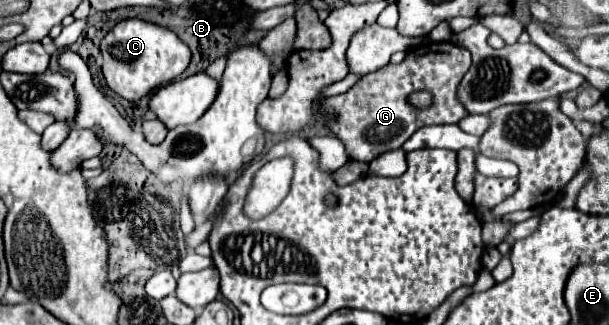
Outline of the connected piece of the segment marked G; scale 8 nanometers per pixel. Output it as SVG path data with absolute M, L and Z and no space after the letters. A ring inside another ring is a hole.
M435 42L435 44L423 44L411 52L407 52L405 60L397 66L385 66L369 76L363 76L353 88L349 88L345 94L339 96L331 96L331 98L321 98L319 108L321 112L327 116L327 128L345 144L347 156L351 160L359 160L359 162L371 162L373 158L377 158L379 154L387 152L387 150L397 150L401 148L401 144L405 140L411 138L413 132L417 132L421 126L429 126L429 124L457 124L467 112L465 108L461 108L461 104L457 104L457 84L461 82L461 76L465 76L465 72L469 70L471 64L471 54L469 50L453 44L453 42ZM417 90L429 90L433 96L433 102L429 108L425 110L413 110L409 96Z

